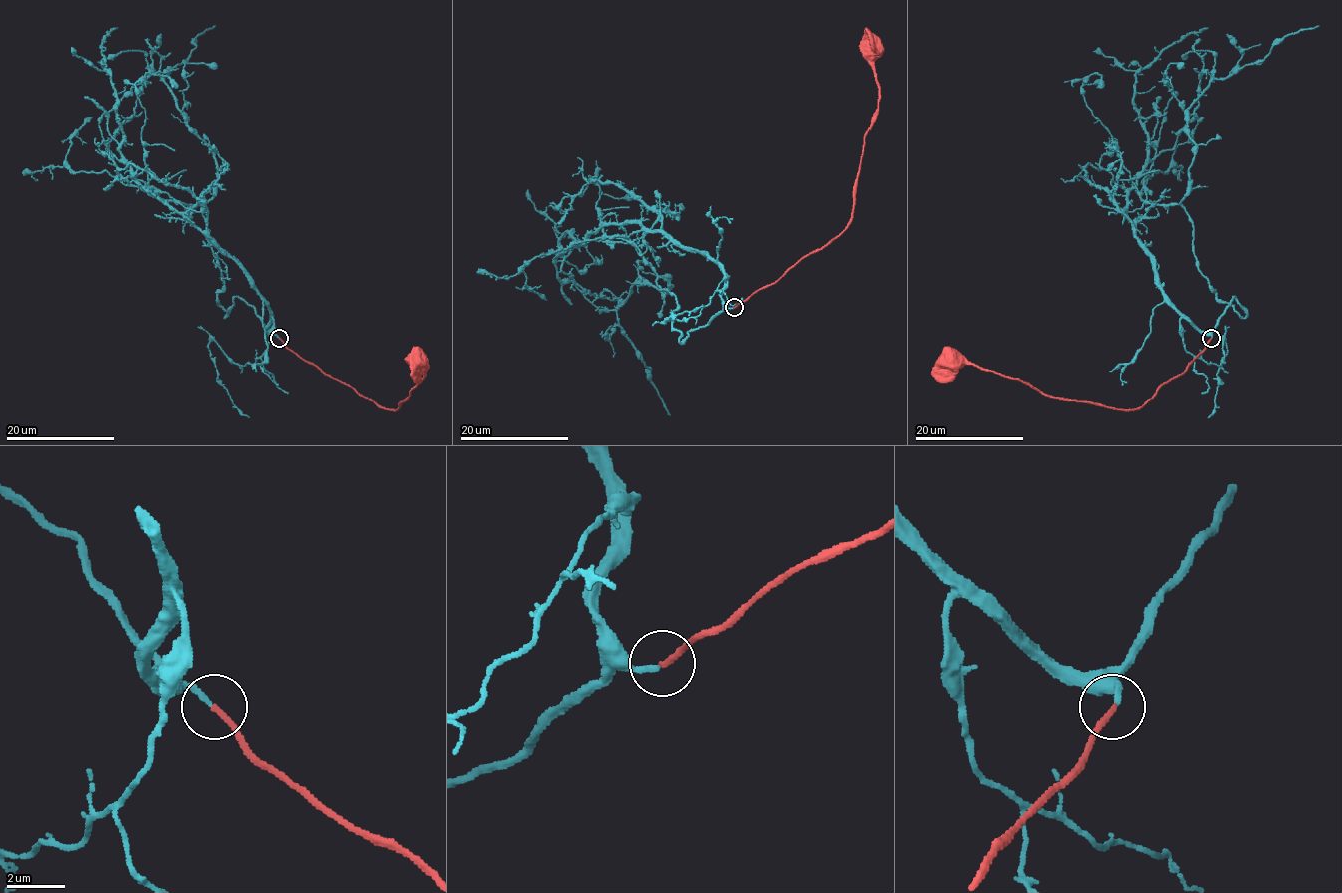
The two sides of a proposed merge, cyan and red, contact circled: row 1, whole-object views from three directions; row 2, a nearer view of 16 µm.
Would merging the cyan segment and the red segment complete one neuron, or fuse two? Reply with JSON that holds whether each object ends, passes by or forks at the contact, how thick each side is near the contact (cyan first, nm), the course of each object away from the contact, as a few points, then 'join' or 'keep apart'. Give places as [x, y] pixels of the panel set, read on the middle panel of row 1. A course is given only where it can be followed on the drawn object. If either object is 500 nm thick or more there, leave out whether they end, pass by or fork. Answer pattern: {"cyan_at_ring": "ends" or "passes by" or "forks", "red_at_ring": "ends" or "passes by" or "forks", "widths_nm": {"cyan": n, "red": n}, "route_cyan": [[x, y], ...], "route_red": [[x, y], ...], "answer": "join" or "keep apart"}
{"cyan_at_ring": "ends", "red_at_ring": "ends", "widths_nm": {"cyan": 200, "red": 200}, "route_cyan": [[733, 308], [681, 342], [662, 277], [667, 290], [635, 284], [617, 309], [670, 415]], "route_red": [[734, 307], [829, 244], [845, 228], [851, 217], [863, 137], [878, 110], [873, 46]], "answer": "join"}

